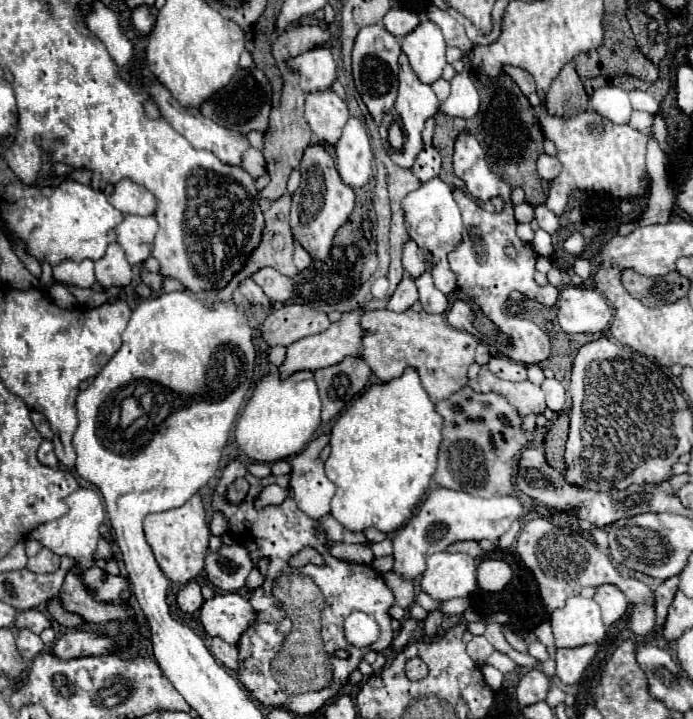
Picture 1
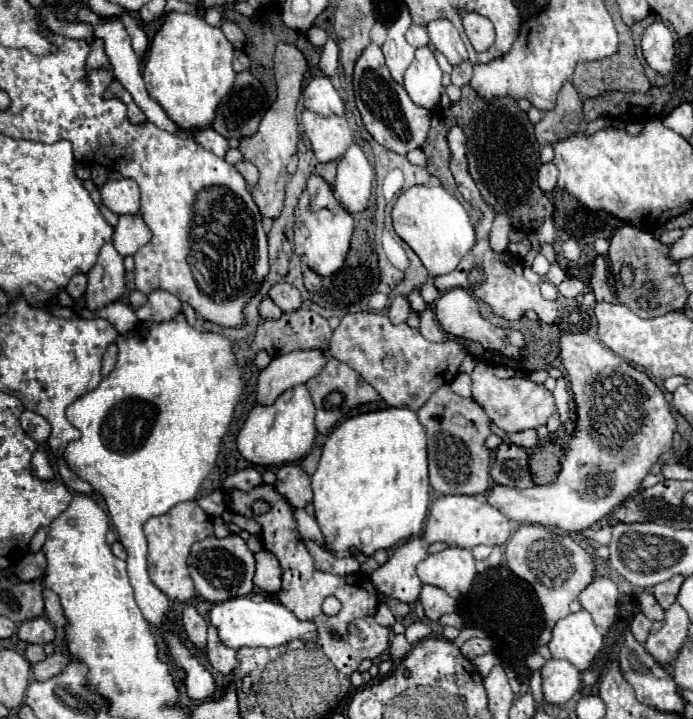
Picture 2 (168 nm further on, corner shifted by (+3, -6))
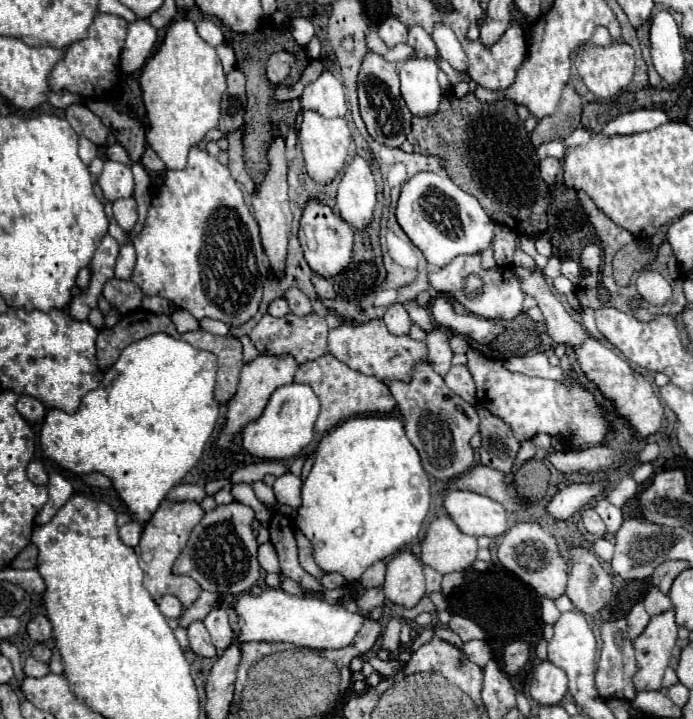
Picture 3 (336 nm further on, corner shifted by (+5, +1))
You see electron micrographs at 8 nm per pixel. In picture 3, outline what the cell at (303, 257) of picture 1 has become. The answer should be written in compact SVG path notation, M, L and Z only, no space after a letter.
M318 273L312 275L312 285L316 289L316 293L322 297L322 299L334 299L336 293L334 293L334 287L332 287L332 279L326 279Z

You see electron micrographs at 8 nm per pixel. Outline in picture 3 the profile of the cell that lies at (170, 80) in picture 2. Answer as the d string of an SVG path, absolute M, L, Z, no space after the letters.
M190 19L170 23L158 51L146 61L140 75L148 125L146 141L168 169L186 165L188 149L198 145L220 119L220 97L226 91L226 75L216 49L208 45Z

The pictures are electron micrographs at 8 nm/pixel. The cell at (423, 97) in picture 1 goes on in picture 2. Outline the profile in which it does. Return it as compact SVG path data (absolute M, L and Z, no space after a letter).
M400 2L400 16L398 20L388 28L388 38L382 46L384 58L386 58L386 66L392 74L392 78L396 82L402 82L406 68L410 66L410 62L414 60L414 48L406 42L404 34L410 28L410 12L406 8L404 2Z

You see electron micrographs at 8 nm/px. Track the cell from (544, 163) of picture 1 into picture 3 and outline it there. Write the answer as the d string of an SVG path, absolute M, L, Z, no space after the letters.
M548 157L548 159L542 159L540 161L540 175L542 175L542 179L544 179L546 185L552 185L554 183L558 171L560 171L560 161L558 159Z

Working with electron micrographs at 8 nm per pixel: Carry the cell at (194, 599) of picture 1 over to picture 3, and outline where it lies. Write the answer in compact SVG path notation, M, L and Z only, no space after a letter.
M194 621L188 627L188 643L196 655L202 655L202 657L216 657L218 655L218 651L214 649L214 645L210 641L210 633L206 631L202 621Z

